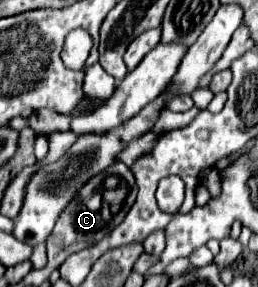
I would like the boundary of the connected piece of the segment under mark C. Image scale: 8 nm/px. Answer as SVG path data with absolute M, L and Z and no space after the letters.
M115 163L103 173L95 175L91 181L85 183L85 187L79 189L77 197L67 205L67 209L57 219L57 225L53 233L47 239L47 267L59 269L59 265L73 253L101 241L109 231L113 231L127 215L131 205L137 197L137 183L133 179L133 171L125 163Z

